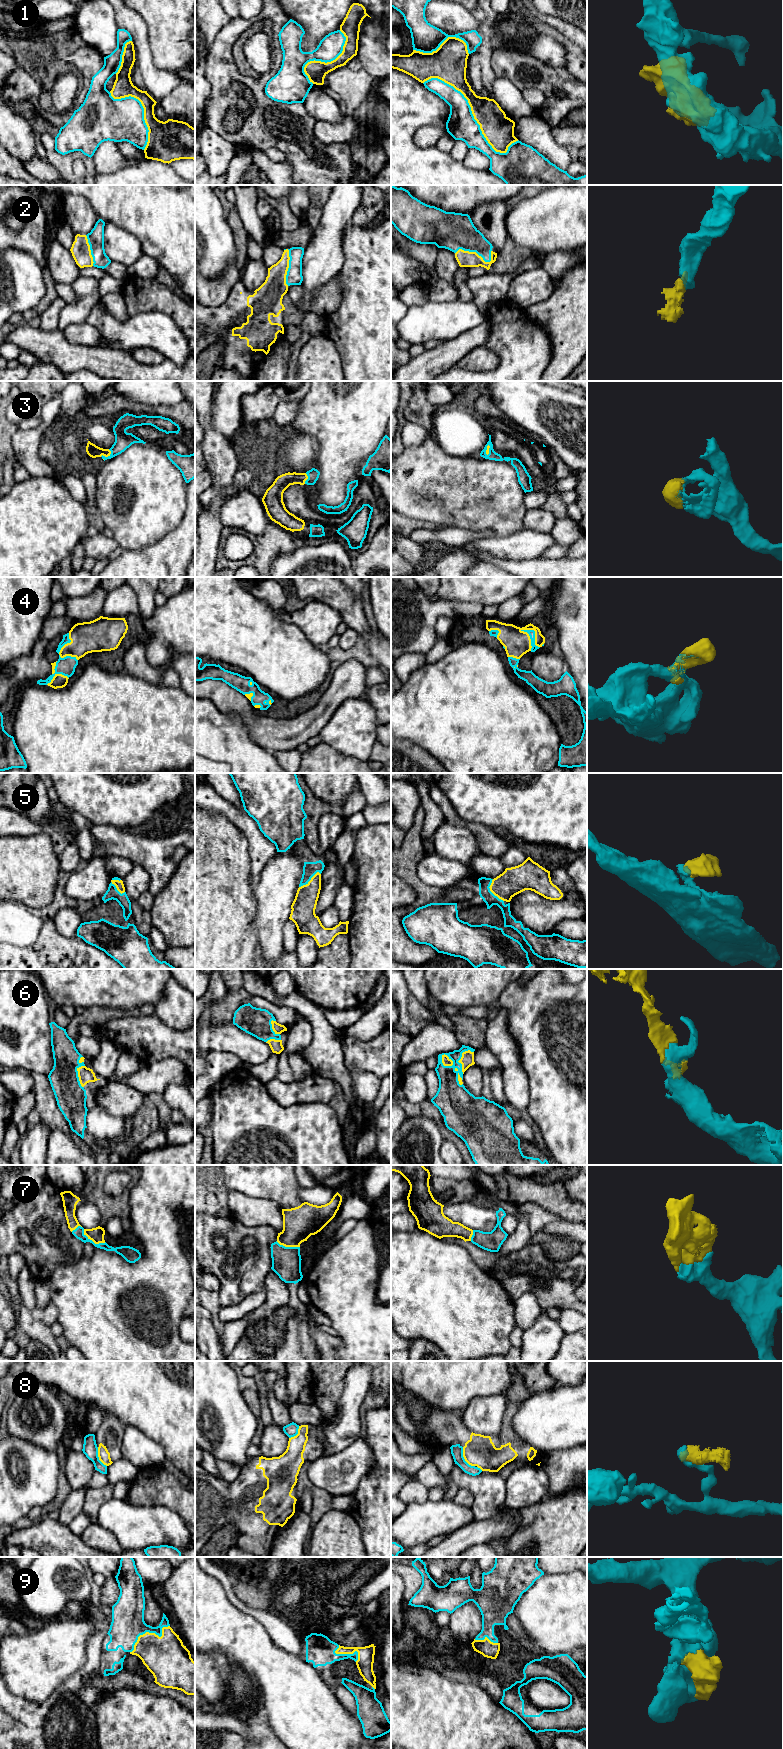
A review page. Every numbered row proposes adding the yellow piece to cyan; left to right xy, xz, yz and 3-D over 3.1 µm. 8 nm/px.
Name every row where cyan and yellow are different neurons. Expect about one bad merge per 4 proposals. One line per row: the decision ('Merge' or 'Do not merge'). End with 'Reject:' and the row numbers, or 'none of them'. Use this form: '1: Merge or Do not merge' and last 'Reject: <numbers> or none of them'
1: Do not merge
2: Merge
3: Merge
4: Merge
5: Merge
6: Merge
7: Merge
8: Do not merge
9: Merge
Reject: 1, 8

